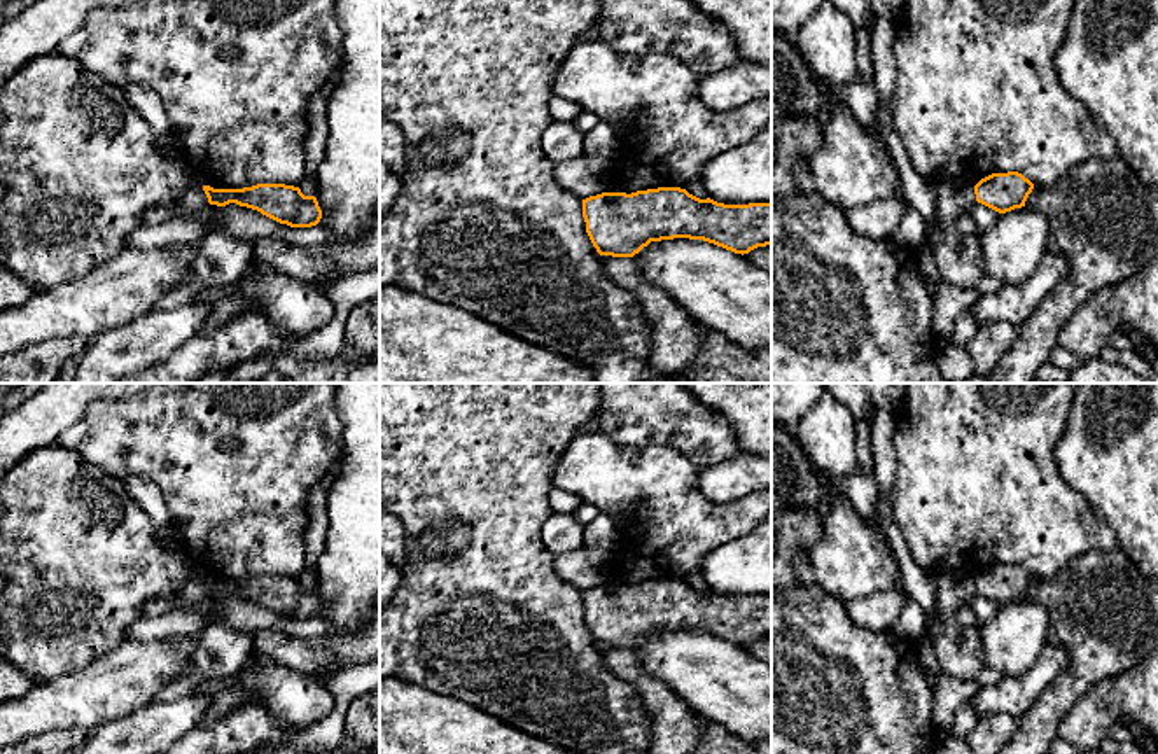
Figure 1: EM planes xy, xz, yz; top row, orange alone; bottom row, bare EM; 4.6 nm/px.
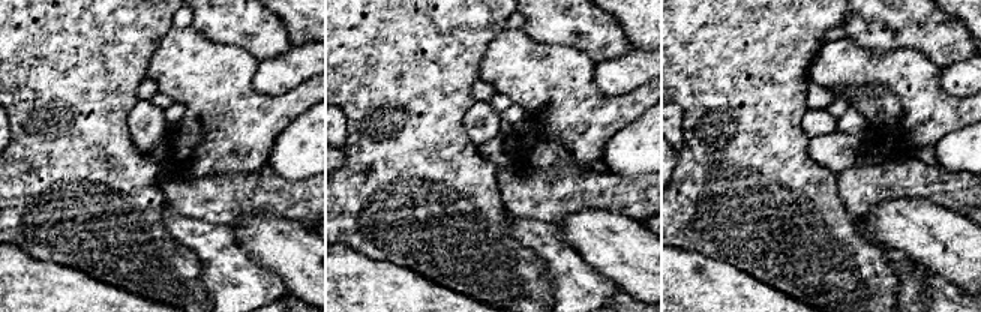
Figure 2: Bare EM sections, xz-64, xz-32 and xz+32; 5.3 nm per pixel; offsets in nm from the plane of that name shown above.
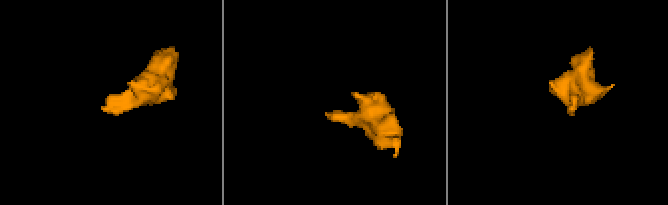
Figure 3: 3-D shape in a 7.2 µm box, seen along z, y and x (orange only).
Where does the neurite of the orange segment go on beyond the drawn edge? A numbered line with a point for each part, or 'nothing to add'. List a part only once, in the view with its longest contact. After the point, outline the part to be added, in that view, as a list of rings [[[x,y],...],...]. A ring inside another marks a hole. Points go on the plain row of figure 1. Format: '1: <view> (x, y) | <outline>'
nothing to add

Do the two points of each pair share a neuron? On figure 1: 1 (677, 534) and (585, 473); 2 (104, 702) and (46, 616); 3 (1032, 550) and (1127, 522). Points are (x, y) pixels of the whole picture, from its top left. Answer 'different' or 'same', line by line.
1: same
2: different
3: different

